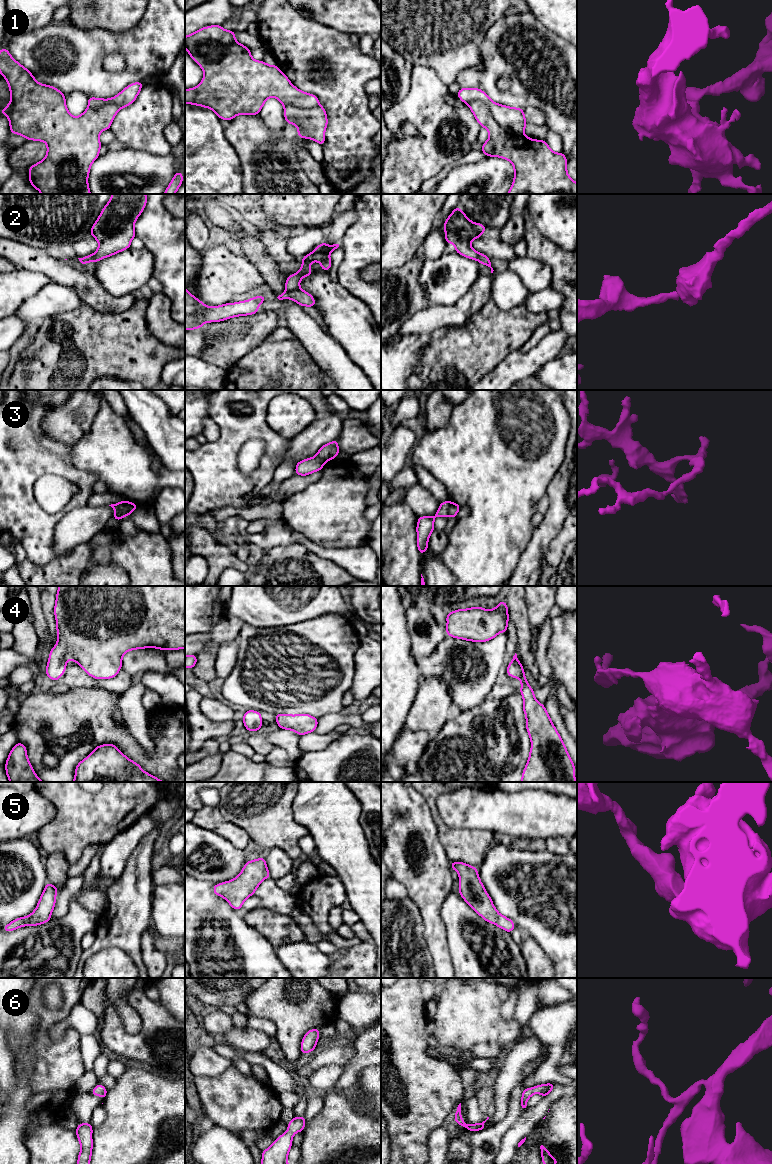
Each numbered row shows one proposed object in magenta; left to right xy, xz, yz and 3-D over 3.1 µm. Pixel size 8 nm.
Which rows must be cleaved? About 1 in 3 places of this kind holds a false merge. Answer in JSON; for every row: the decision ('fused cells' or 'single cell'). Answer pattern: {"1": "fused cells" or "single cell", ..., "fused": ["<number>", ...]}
{"1": "fused cells", "2": "single cell", "3": "fused cells", "4": "single cell", "5": "single cell", "6": "single cell", "fused": ["1", "3"]}

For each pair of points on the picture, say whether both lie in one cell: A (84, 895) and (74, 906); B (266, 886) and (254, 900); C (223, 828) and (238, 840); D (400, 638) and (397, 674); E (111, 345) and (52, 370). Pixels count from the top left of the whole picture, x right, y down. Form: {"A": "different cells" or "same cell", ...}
{"A": "different cells", "B": "different cells", "C": "same cell", "D": "same cell", "E": "same cell"}

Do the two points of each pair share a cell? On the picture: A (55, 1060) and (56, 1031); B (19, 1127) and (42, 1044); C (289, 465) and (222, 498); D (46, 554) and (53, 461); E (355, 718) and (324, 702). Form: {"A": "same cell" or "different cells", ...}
{"A": "different cells", "B": "different cells", "C": "different cells", "D": "same cell", "E": "different cells"}

